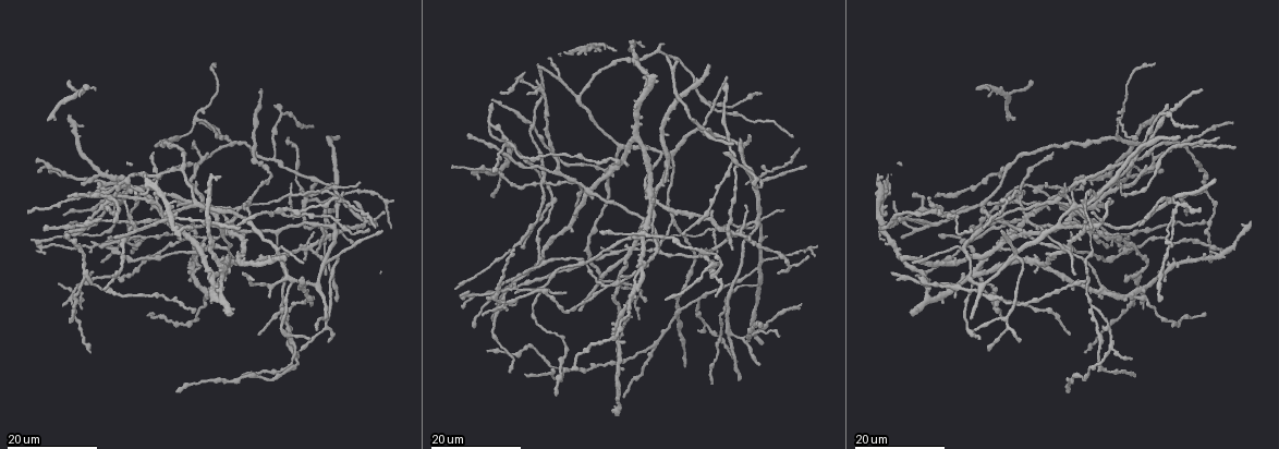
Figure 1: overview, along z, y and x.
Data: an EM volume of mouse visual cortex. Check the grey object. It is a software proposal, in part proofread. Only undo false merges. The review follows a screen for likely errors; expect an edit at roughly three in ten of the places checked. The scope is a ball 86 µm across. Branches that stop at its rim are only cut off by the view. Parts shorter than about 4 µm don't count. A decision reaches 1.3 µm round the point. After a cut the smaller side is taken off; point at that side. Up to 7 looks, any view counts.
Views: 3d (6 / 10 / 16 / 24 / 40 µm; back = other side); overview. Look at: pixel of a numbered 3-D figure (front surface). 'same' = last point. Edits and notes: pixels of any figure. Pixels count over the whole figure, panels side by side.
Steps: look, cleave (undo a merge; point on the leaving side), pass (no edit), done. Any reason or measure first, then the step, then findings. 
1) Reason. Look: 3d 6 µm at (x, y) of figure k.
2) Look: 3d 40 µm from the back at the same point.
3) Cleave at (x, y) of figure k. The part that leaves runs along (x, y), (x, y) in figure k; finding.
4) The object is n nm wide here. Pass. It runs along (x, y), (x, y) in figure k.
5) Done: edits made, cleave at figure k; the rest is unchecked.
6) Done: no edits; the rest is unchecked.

Three-way junction. Look: 3d 16 µm at (1069, 253) of figure 1.

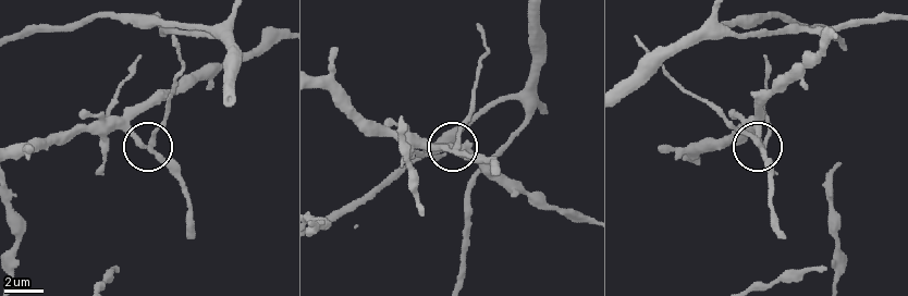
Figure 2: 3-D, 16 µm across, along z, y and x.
Look: 3d 10 µm at (153, 145) of figure 2.

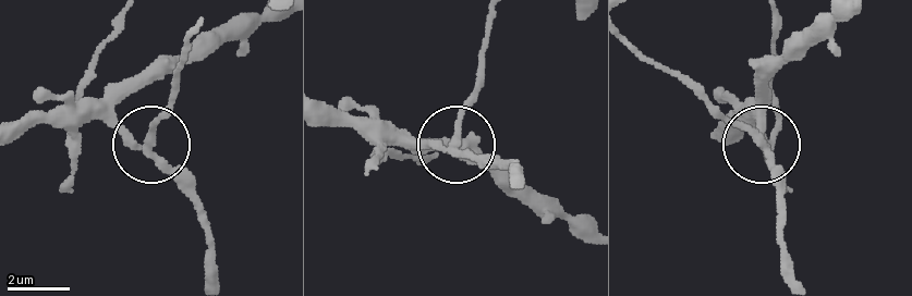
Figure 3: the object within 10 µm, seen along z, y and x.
Pass. It runs along (20, 125), (113, 122), (150, 146), (197, 195) in figure 3; all the same neuron.

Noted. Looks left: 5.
Thin arm on a thick one. Look: 3d 16 µm at (239, 207) of figure 1.

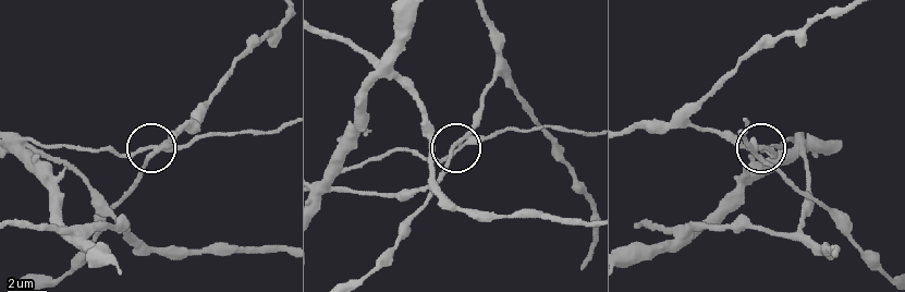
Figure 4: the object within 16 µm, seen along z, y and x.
Look: 3d 10 µm at (456, 146) of figure 4.

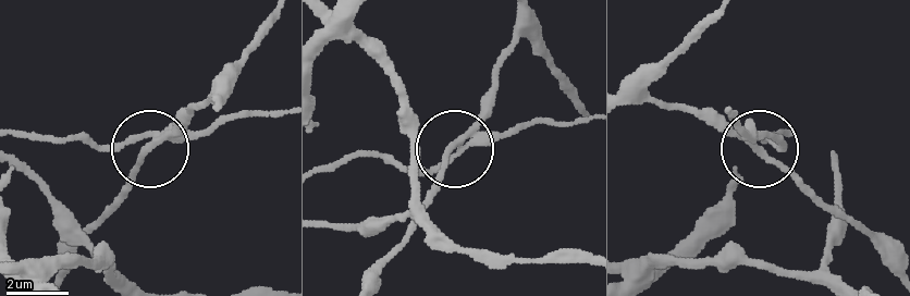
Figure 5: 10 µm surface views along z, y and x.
Closer look. Look: 3d 6 µm at (763, 145) of figure 5.

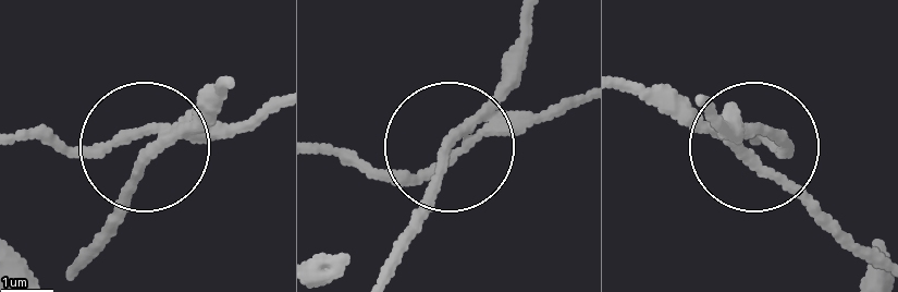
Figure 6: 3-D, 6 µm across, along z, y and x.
Pass. It runs along (531, 17), (523, 70), (454, 144), (415, 234) in figure 6; continuous, no second neuron.

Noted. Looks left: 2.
Look: 3d 24 µm at (198, 120) of figure 1.

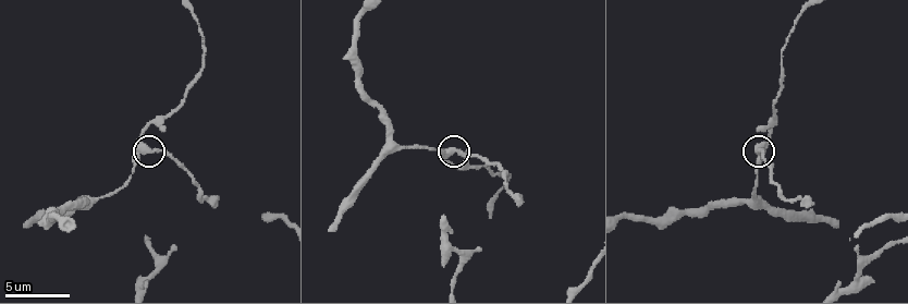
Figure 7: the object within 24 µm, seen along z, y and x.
Closer look. Look: 3d 10 µm at (146, 150) of figure 7.

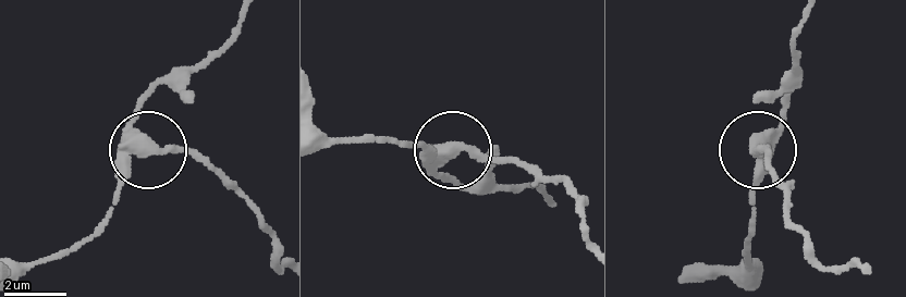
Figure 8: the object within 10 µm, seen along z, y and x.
Cleave at (208, 157) of figure 8. The part that leaves runs along (470, 148), (523, 161), (570, 187), (585, 242) in figure 8; two neurons meet here.

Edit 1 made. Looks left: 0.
Done: edits made, cleave at figure 8; the rest is unchecked.

